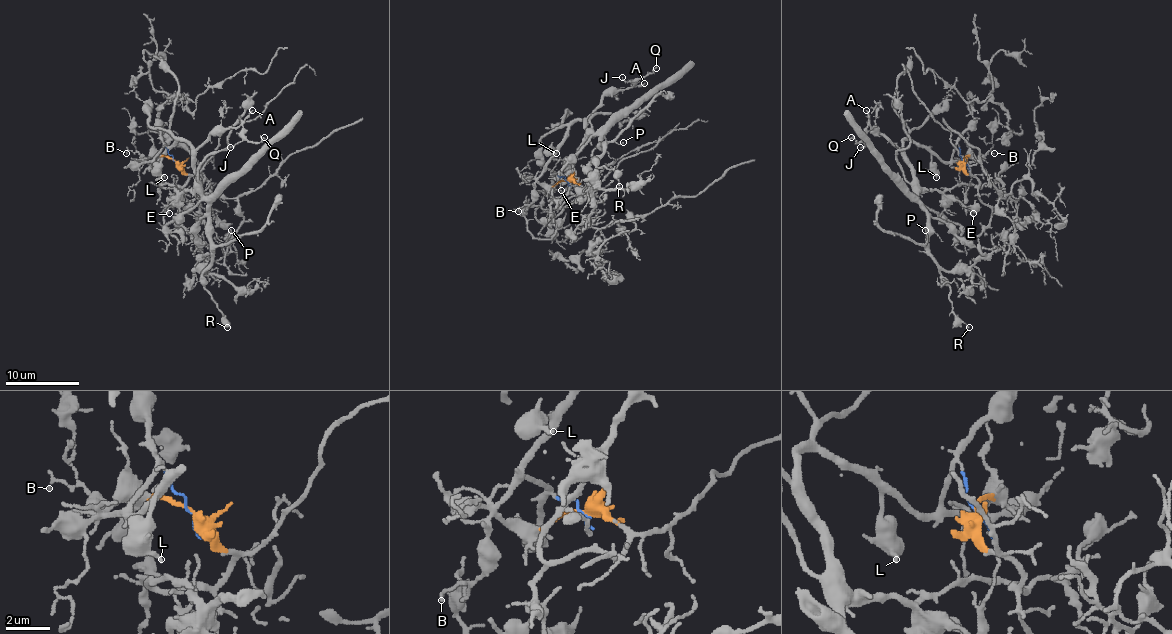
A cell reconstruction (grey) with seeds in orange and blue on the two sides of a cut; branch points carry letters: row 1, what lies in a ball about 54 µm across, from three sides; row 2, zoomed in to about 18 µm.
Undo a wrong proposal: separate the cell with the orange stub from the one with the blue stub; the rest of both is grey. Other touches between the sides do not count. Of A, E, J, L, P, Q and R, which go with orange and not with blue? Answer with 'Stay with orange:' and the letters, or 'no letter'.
Stay with orange: no letter

